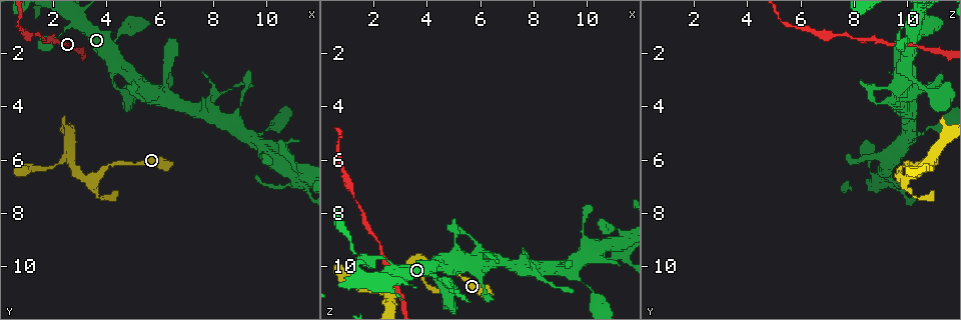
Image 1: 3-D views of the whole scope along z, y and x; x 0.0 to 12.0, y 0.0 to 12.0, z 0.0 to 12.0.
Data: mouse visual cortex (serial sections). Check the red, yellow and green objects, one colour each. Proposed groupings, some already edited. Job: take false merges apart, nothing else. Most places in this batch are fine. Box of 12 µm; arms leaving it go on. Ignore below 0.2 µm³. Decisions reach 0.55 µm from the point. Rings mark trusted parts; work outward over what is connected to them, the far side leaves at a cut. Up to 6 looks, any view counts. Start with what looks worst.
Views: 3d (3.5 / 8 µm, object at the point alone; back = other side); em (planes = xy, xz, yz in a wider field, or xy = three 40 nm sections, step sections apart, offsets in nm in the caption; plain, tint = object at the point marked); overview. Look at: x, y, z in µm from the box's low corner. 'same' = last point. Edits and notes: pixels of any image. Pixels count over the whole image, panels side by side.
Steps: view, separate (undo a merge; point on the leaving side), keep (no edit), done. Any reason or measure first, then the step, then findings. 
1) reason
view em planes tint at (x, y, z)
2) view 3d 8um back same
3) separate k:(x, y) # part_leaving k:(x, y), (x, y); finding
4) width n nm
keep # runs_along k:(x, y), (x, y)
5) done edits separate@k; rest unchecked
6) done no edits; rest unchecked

thick turns thin
view 3d 8um at (3.9, 6.3, 9.8)

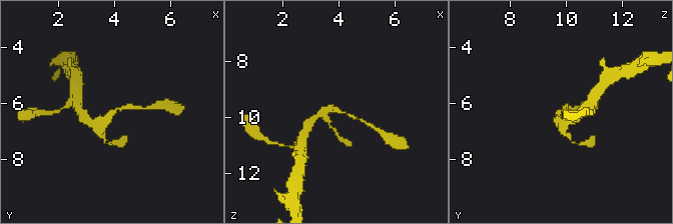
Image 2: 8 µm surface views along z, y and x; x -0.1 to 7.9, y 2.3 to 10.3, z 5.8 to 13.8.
view em xy step 2 tint at (3.9, 6.5, 9.8)

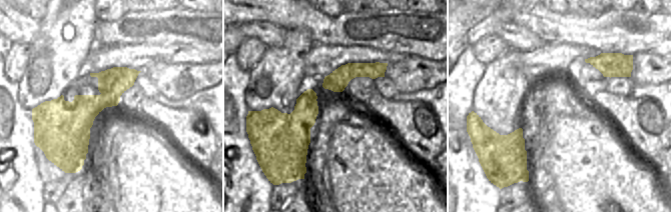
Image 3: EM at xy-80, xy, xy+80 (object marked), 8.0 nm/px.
keep # runs_along 3:(384, 65), (351, 70), (325, 85); continuous, no second cell

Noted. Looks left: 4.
small branch off a trunk
view 3d 3.5um at (9.4, 5.0, 10.3)

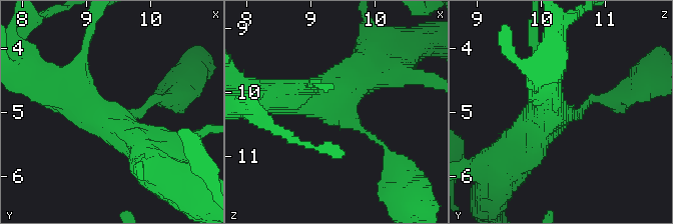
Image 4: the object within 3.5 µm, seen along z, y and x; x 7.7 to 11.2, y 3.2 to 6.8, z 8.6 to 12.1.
arms 3; arm_widths 150, 500, 500 nm; now the EM
view em xy step 2 tint at (9.40, 5.15, 10.35)

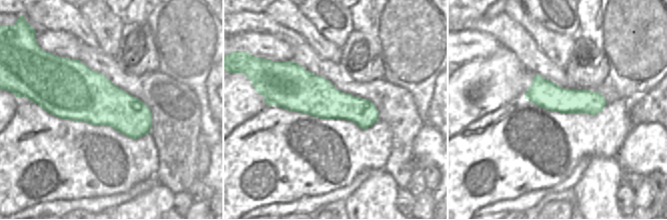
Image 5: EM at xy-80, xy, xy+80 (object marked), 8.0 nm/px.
width 320 nm
keep # runs_along 5:(527, 96), (603, 102); all the same cell

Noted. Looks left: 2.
sudden change in width
view 3d 3.5um at (1.2, 1.3, 7.2)

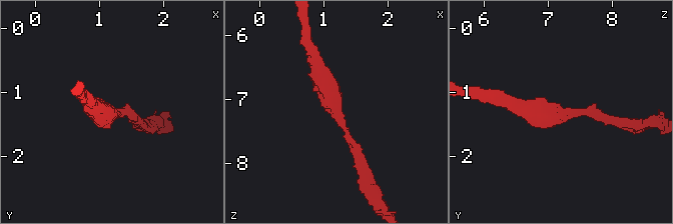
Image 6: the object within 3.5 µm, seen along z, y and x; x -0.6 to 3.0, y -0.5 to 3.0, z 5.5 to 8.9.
arm_widths 150, 250 nm
view em xy step 3 tint at (1.20, 1.30, 7.20)

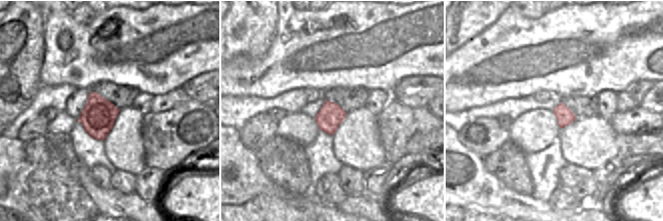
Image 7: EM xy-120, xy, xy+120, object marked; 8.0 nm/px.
width 200 nm
keep # runs_along 6:(360, 169), (356, 146), (312, 56); one cell here

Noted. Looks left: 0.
done no edits; rest unchecked

